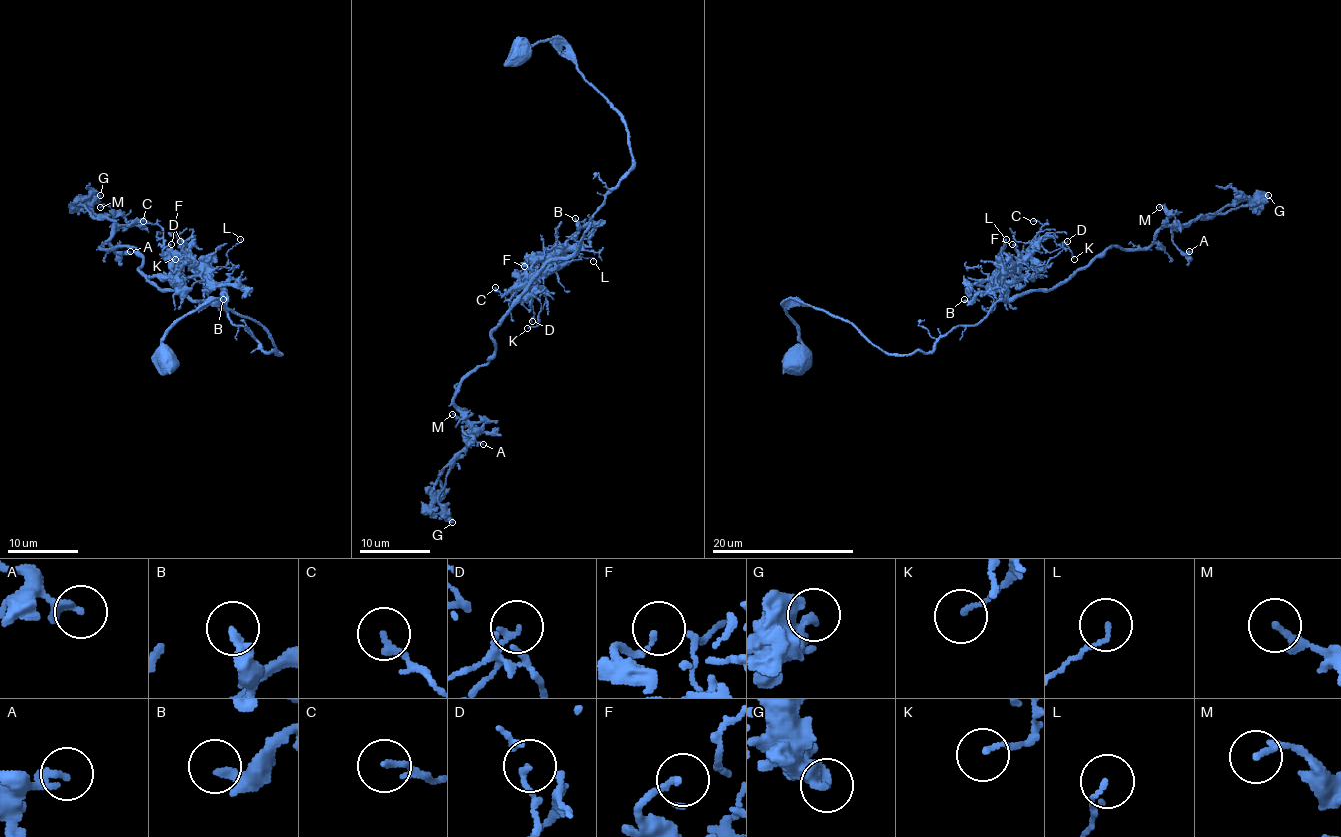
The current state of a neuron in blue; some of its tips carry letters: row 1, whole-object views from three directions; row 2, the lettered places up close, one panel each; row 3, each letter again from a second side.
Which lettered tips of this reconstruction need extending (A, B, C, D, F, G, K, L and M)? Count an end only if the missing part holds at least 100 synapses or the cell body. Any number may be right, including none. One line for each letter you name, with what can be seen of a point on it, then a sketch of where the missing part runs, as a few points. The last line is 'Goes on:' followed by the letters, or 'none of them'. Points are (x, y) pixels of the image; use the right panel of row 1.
Goes on: none of them

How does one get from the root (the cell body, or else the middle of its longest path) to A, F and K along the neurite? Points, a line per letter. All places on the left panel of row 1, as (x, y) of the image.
A: (166, 365), (207, 305), (279, 354), (102, 248), (114, 227), (130, 251)
F: (166, 365), (160, 338), (207, 305), (256, 321), (279, 354), (171, 244)
K: (166, 365), (160, 338), (207, 305), (256, 321), (279, 354), (231, 322), (223, 290), (185, 248), (175, 259)

